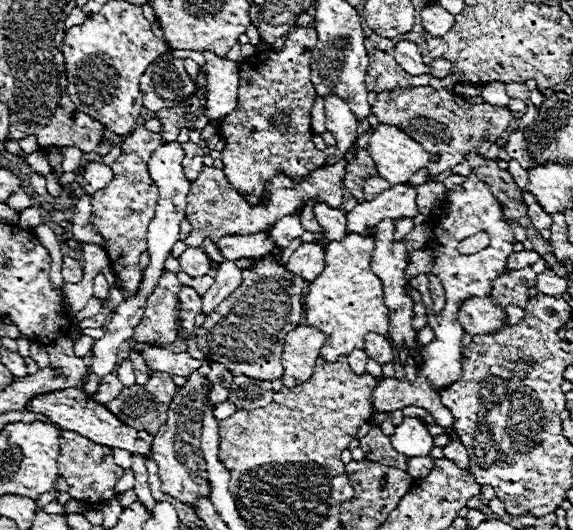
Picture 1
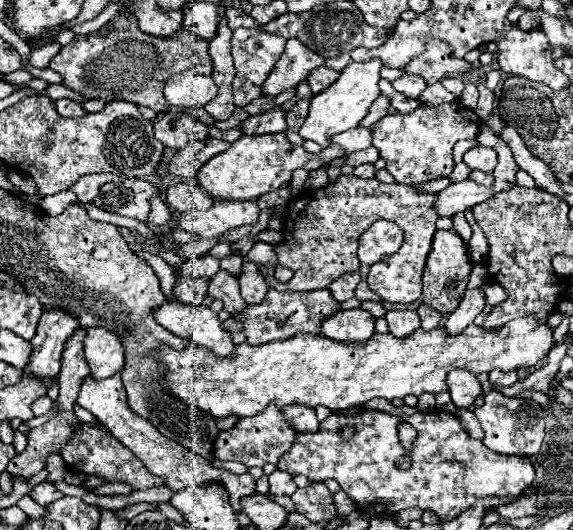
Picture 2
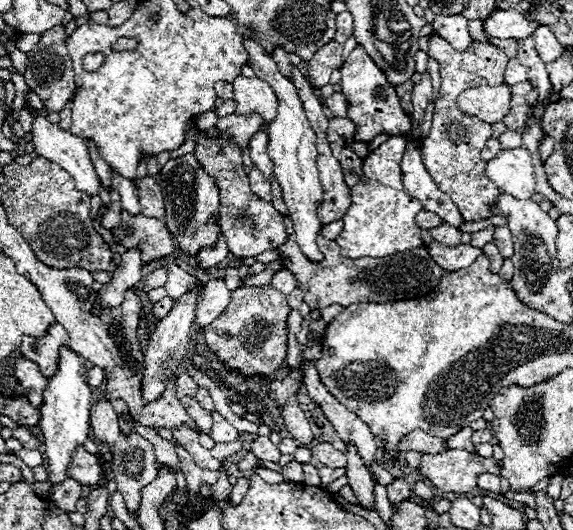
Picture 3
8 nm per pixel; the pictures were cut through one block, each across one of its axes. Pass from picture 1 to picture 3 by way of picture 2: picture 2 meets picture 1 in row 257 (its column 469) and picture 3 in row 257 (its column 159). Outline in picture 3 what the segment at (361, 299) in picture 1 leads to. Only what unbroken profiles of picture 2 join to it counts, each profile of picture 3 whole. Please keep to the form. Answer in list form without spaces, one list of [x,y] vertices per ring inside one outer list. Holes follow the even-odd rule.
[[[390,136],[388,142],[380,144],[374,152],[364,158],[362,174],[356,186],[350,188],[352,206],[342,216],[342,232],[338,234],[338,246],[346,258],[384,258],[404,250],[418,248],[422,244],[420,228],[416,226],[416,214],[422,204],[408,196],[402,186],[402,158],[406,150],[406,140],[402,136]]]

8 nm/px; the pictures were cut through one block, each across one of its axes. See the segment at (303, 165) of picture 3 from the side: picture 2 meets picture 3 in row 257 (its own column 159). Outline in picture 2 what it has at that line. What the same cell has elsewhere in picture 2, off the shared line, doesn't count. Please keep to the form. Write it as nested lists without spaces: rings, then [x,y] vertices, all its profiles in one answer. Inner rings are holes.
[[[166,300],[166,304],[152,310],[158,324],[168,328],[180,338],[192,340],[194,344],[208,348],[218,356],[232,354],[232,338],[222,328],[218,314],[214,314],[208,306],[188,306],[178,304],[174,300]]]

